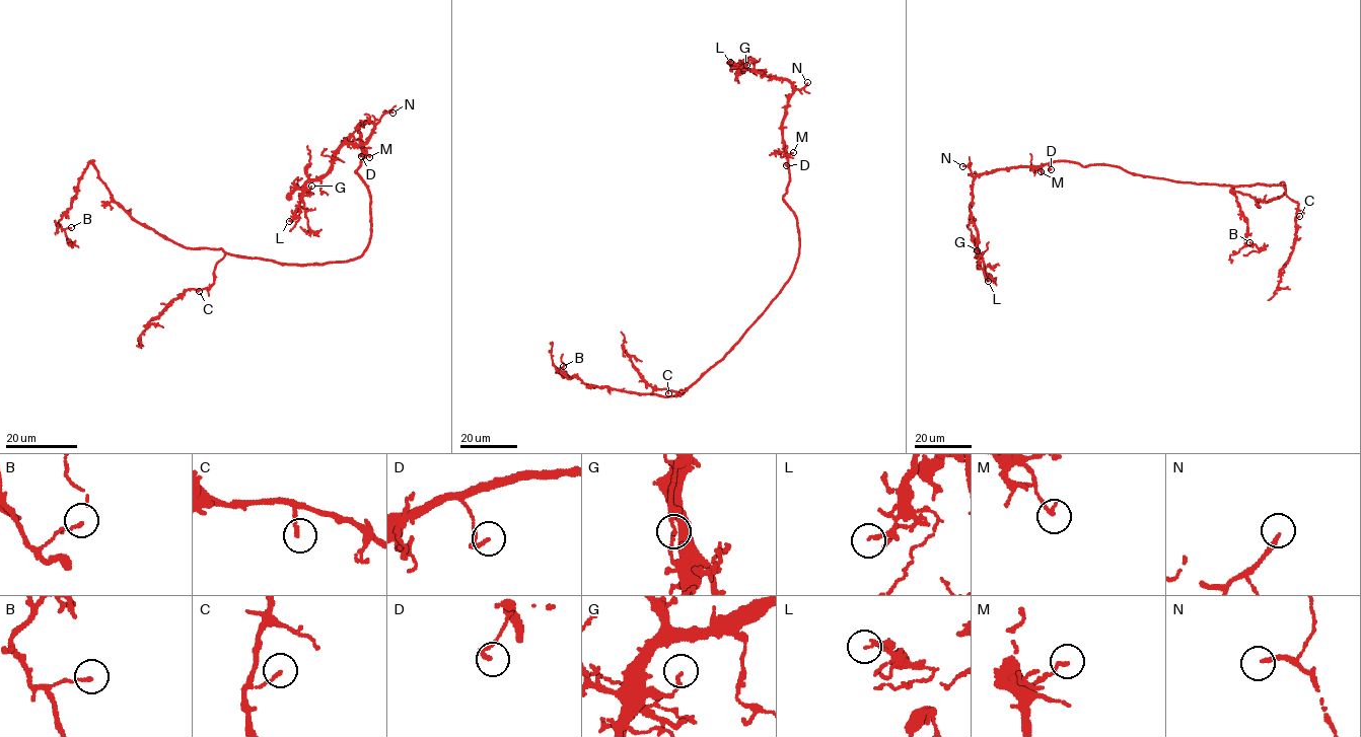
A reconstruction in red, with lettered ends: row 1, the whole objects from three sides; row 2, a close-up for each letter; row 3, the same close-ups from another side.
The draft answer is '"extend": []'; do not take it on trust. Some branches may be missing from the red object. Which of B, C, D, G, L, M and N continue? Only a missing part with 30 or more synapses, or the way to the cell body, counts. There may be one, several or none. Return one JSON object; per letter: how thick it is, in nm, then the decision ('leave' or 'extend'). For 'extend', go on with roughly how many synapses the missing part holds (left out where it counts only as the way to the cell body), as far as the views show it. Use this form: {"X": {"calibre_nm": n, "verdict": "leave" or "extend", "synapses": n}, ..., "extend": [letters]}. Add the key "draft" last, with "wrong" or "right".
{"B": {"calibre_nm": 140, "verdict": "leave"}, "C": {"calibre_nm": 140, "verdict": "leave"}, "D": {"calibre_nm": 180, "verdict": "leave"}, "G": {"calibre_nm": 140, "verdict": "leave"}, "L": {"calibre_nm": 160, "verdict": "leave"}, "M": {"calibre_nm": 160, "verdict": "leave"}, "N": {"calibre_nm": 180, "verdict": "extend"}, "extend": ["N"], "draft": "wrong"}

